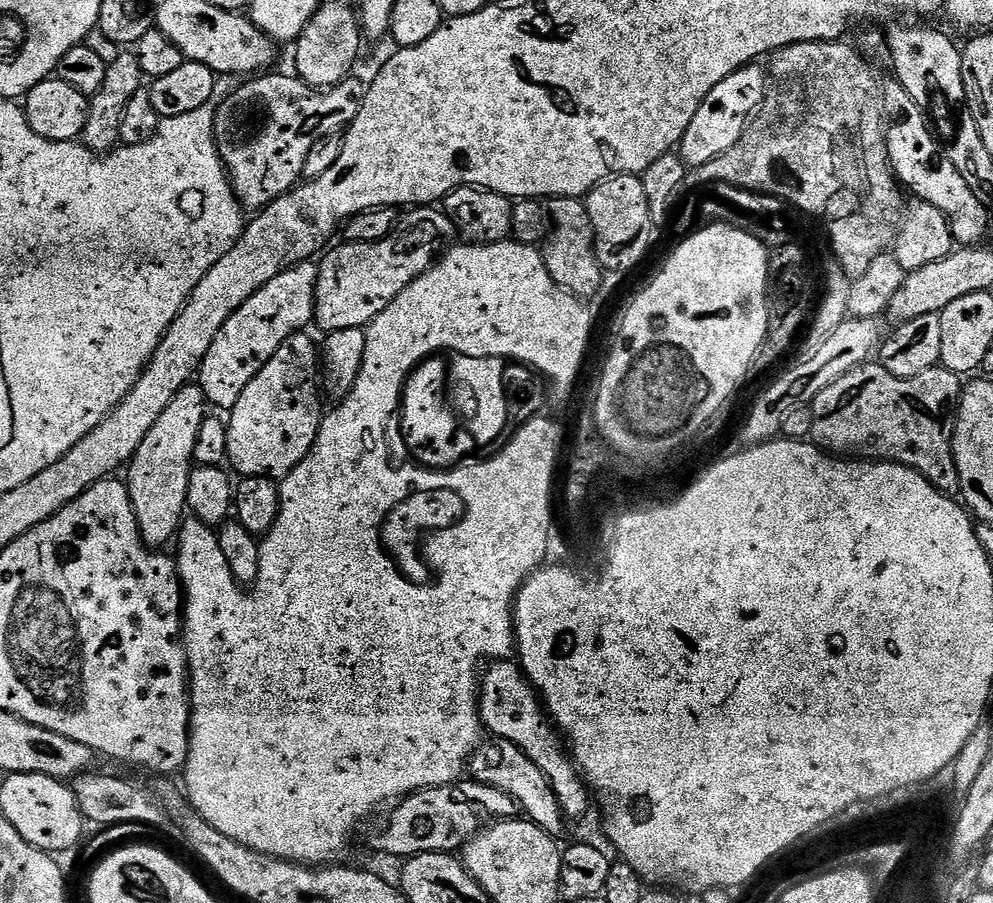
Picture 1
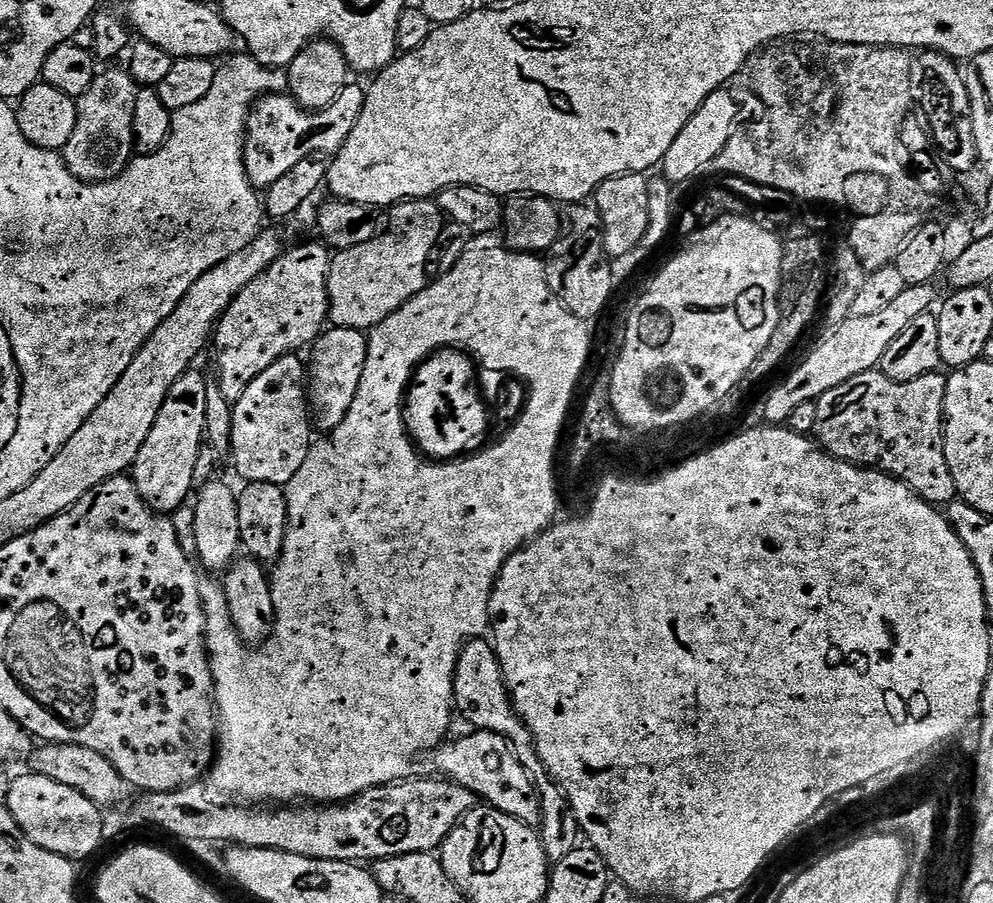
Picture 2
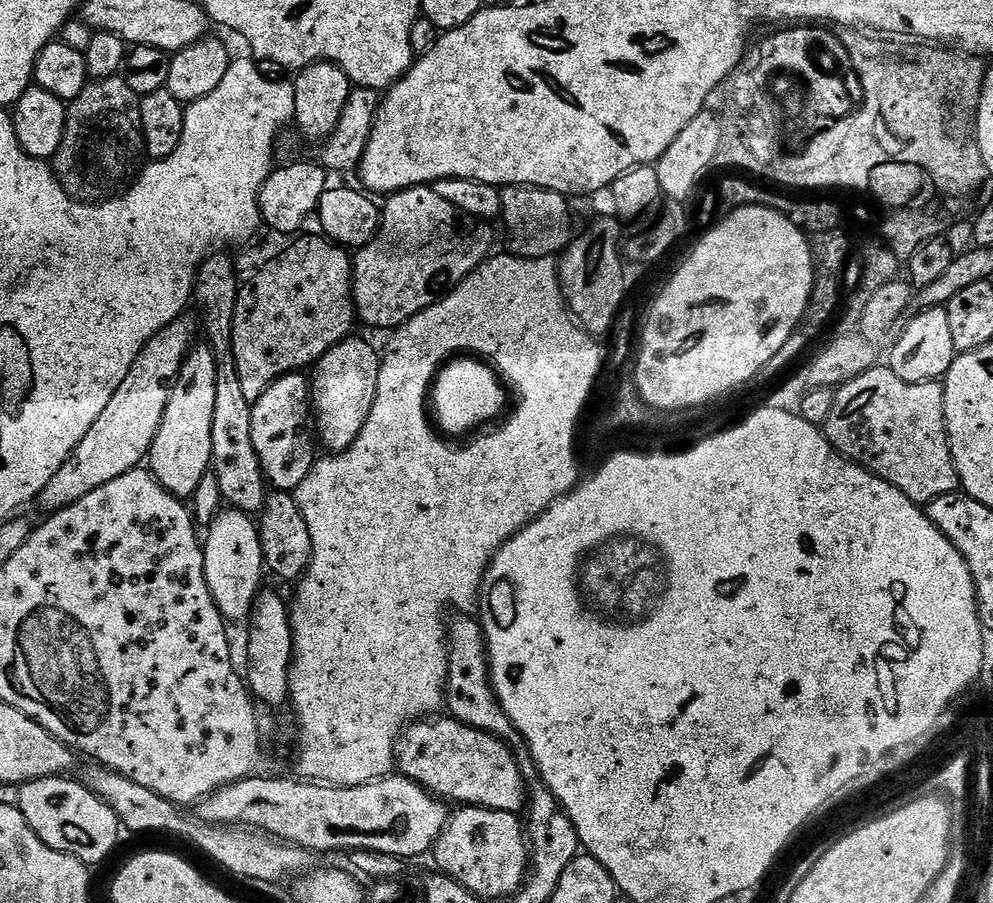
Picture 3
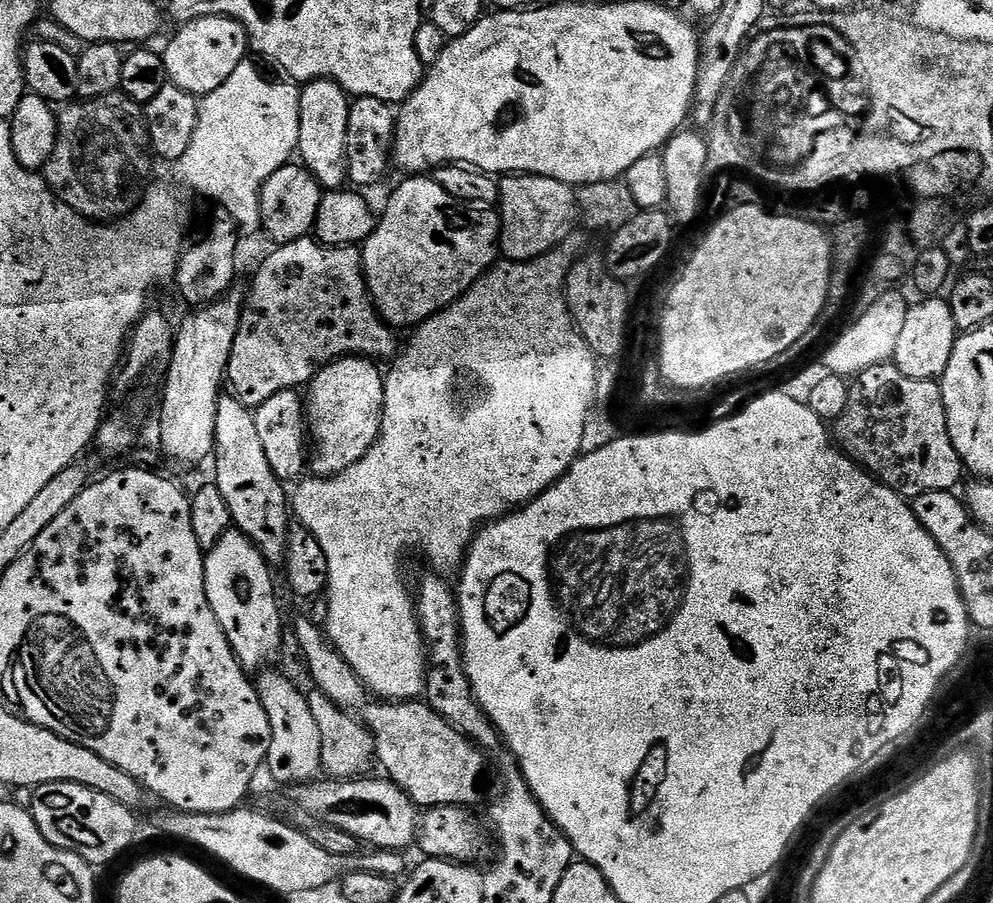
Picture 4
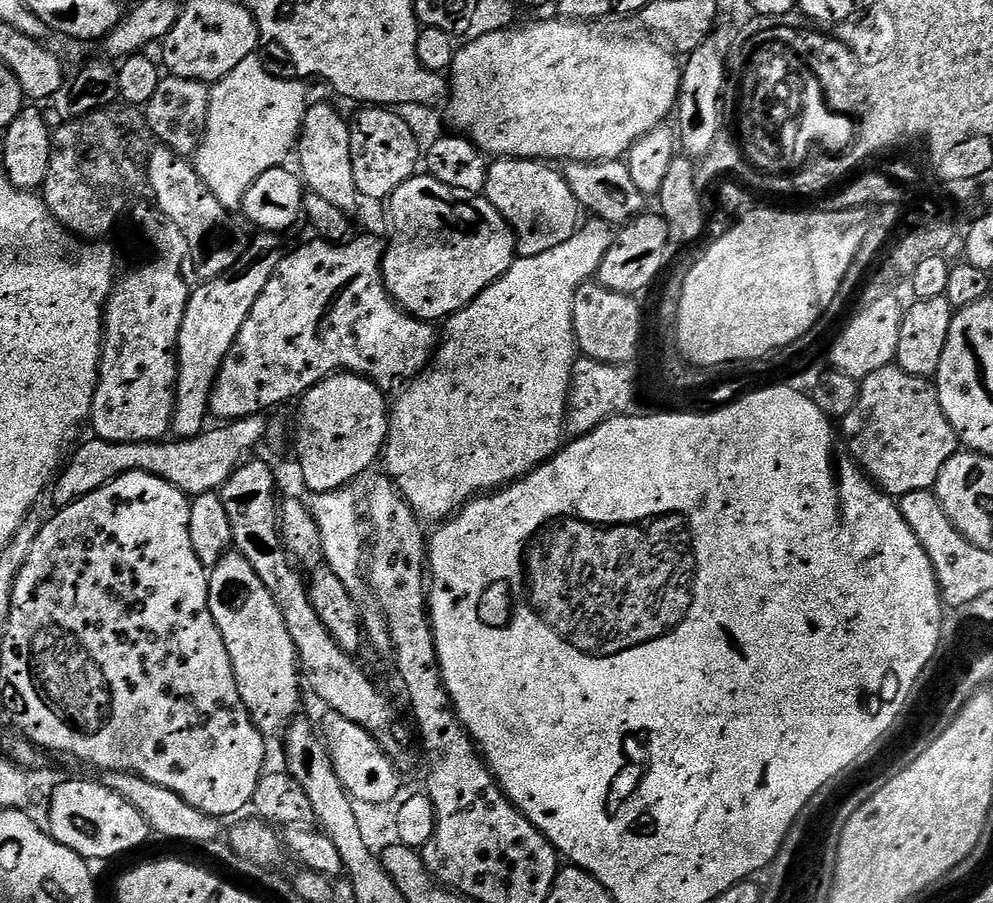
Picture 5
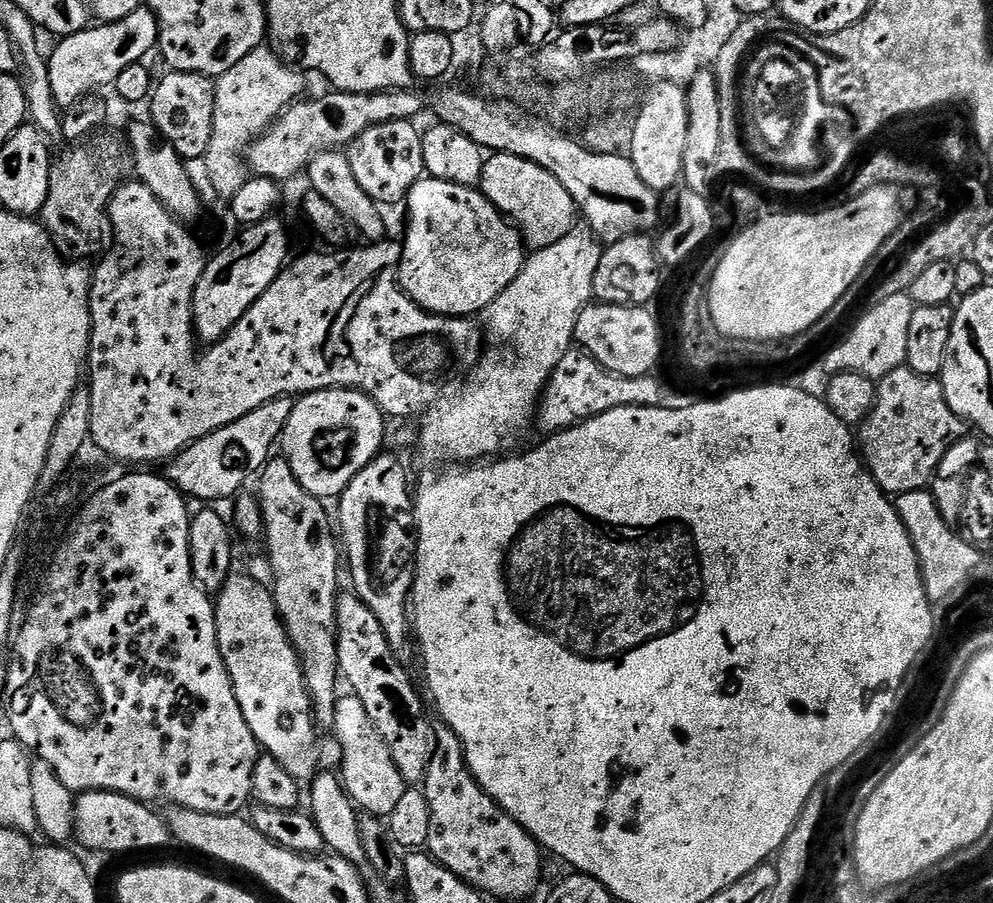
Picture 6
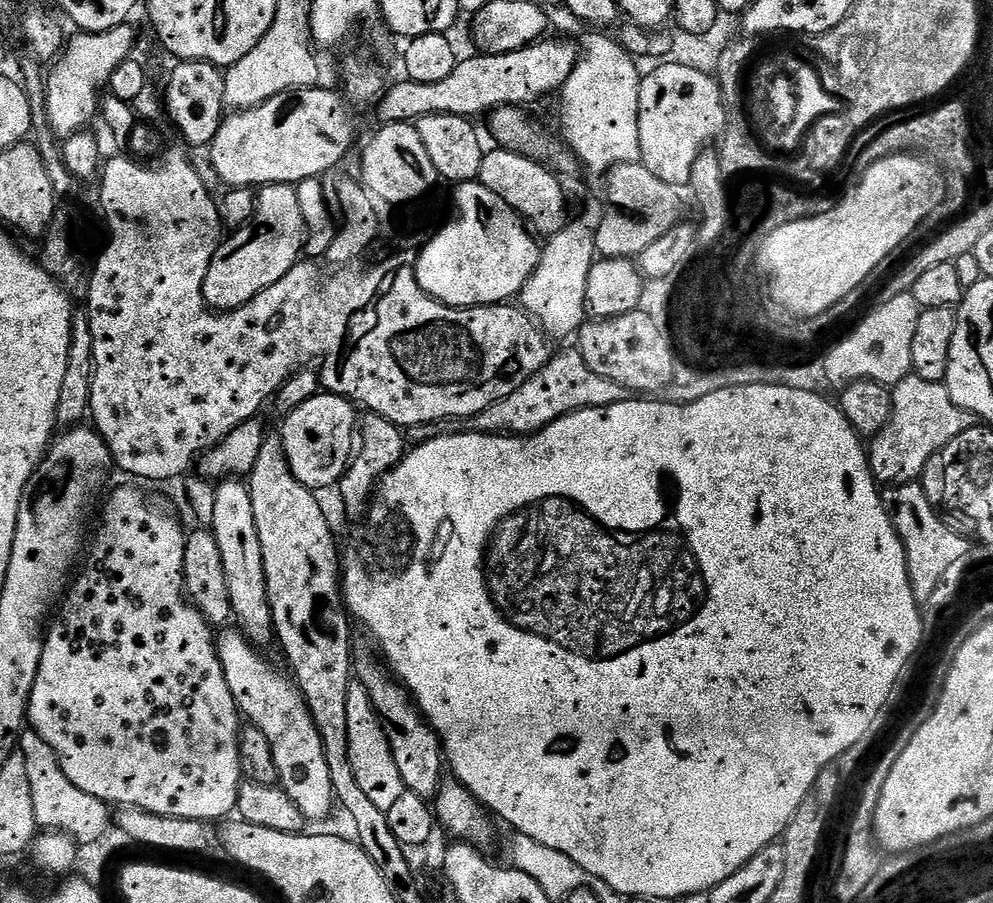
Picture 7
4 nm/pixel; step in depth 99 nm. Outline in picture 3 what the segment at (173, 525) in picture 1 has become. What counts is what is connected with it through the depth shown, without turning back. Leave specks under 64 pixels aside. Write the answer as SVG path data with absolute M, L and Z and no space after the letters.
M207 343L198 344L189 347L180 366L180 374L171 385L158 434L146 457L153 478L177 498L190 498L194 495L195 488L209 475L212 462L211 418L214 413L215 356Z

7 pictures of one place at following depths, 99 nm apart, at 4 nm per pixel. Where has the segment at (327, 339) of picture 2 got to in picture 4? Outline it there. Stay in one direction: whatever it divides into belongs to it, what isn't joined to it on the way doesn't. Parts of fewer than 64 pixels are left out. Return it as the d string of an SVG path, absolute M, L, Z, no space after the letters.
M341 356L317 372L307 385L306 416L310 421L310 444L316 447L310 468L317 477L334 476L344 468L358 462L370 450L380 433L380 419L384 413L384 376L376 369L377 361L363 356Z

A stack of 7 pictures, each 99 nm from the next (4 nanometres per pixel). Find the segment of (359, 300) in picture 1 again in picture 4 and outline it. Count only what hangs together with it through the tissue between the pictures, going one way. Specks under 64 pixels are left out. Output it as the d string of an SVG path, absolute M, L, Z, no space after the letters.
M416 174L411 178L404 178L404 181L397 186L392 192L392 197L388 200L388 205L381 211L378 216L376 229L368 235L367 240L362 245L362 263L364 265L364 283L368 286L369 297L380 317L385 324L393 329L401 330L407 324L411 326L419 326L424 321L429 320L432 316L436 316L443 310L448 308L463 292L468 292L470 286L474 286L474 282L480 279L485 272L489 271L497 263L498 257L501 255L500 232L501 217L495 211L491 212L491 207L477 206L475 204L465 204L462 200L455 200L450 194L446 194L446 190L442 190L442 186L438 186L438 182L434 178L429 178L424 174Z

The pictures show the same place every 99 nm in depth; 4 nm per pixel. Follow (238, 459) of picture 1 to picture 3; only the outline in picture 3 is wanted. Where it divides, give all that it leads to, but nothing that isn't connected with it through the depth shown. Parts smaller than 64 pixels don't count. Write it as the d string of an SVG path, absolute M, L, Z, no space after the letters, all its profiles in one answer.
M287 372L285 376L279 376L251 405L249 422L249 436L265 481L277 492L295 493L314 463L309 377L300 372Z

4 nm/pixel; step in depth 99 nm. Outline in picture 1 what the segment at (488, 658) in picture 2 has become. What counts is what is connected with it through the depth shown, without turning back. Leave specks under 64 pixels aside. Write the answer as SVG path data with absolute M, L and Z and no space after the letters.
M511 659L491 661L485 668L488 669L485 672L483 669L478 680L478 707L481 725L487 731L489 728L495 739L509 740L514 746L518 746L518 750L522 750L522 754L526 754L526 758L530 758L530 762L534 762L534 766L538 766L538 770L542 770L542 774L546 774L564 815L569 821L582 819L588 812L588 804L590 808L588 786L585 784L583 776L576 771L572 757L566 751L562 737L556 731L536 689L529 684L528 677L520 671L519 663L513 662Z

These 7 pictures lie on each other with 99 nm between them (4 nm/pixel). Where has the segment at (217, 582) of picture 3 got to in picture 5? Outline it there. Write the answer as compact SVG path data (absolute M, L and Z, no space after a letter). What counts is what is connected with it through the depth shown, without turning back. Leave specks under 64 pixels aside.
M229 550L223 558L217 562L210 570L208 578L208 609L214 618L214 622L218 626L218 630L222 634L222 642L226 646L226 654L230 654L230 666L234 670L234 678L238 686L238 694L242 698L242 702L246 706L246 710L250 714L250 718L256 723L256 728L266 738L272 736L279 737L285 731L286 725L289 722L297 719L296 711L300 708L300 688L302 692L302 677L298 667L296 658L296 647L290 638L290 630L286 630L286 622L282 618L282 614L278 610L278 606L274 602L274 598L270 594L270 590L266 590L266 586L262 586L262 578L258 578L258 574L254 574L254 566L250 566L250 562L246 562L246 558L242 558L239 552Z

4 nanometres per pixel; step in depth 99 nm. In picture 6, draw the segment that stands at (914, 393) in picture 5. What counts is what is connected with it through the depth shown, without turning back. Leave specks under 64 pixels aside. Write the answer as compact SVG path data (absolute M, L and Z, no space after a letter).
M905 366L879 377L874 406L858 428L858 448L862 453L863 463L876 479L877 486L885 494L897 497L907 492L925 491L929 487L928 483L937 475L940 465L951 449L957 447L965 432L966 425L954 414L954 410L950 410L939 379L935 376L923 376Z

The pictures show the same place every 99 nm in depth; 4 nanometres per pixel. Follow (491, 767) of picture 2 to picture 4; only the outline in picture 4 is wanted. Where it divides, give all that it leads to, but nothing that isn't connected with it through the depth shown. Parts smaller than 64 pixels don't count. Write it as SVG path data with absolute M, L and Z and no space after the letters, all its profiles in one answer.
M312 620L296 624L296 644L308 663L308 672L319 691L348 714L358 713L368 729L375 759L384 767L383 775L398 785L413 804L421 809L445 806L469 806L480 796L480 779L484 776L486 757L467 736L441 718L419 699L403 702L372 702L364 704L366 689L354 670L333 648L325 629Z

